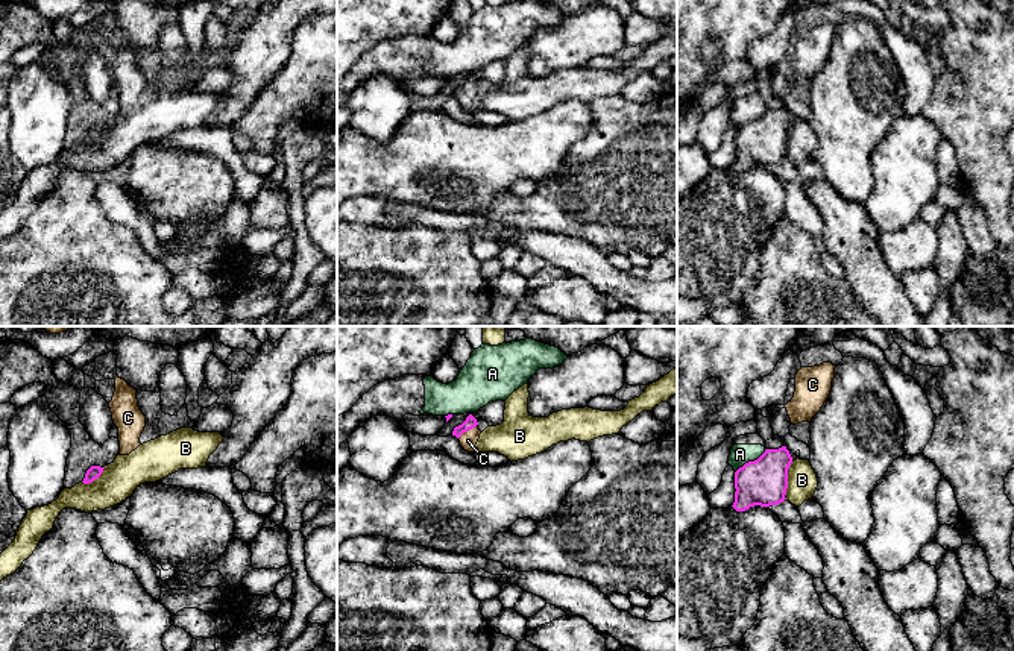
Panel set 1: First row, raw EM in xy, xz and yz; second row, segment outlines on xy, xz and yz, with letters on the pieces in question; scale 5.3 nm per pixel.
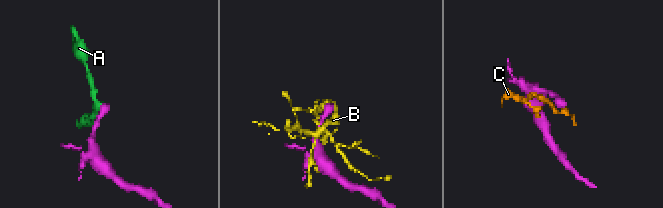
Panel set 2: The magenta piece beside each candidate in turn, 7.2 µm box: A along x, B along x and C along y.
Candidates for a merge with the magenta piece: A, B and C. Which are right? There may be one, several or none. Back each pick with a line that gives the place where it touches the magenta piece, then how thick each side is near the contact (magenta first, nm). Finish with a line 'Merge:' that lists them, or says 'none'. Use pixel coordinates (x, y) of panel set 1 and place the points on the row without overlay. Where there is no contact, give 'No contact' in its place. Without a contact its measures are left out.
C: Touches magenta at xz (466, 90). Thickness 70 nm (magenta) against 90 nm
Merge: C

